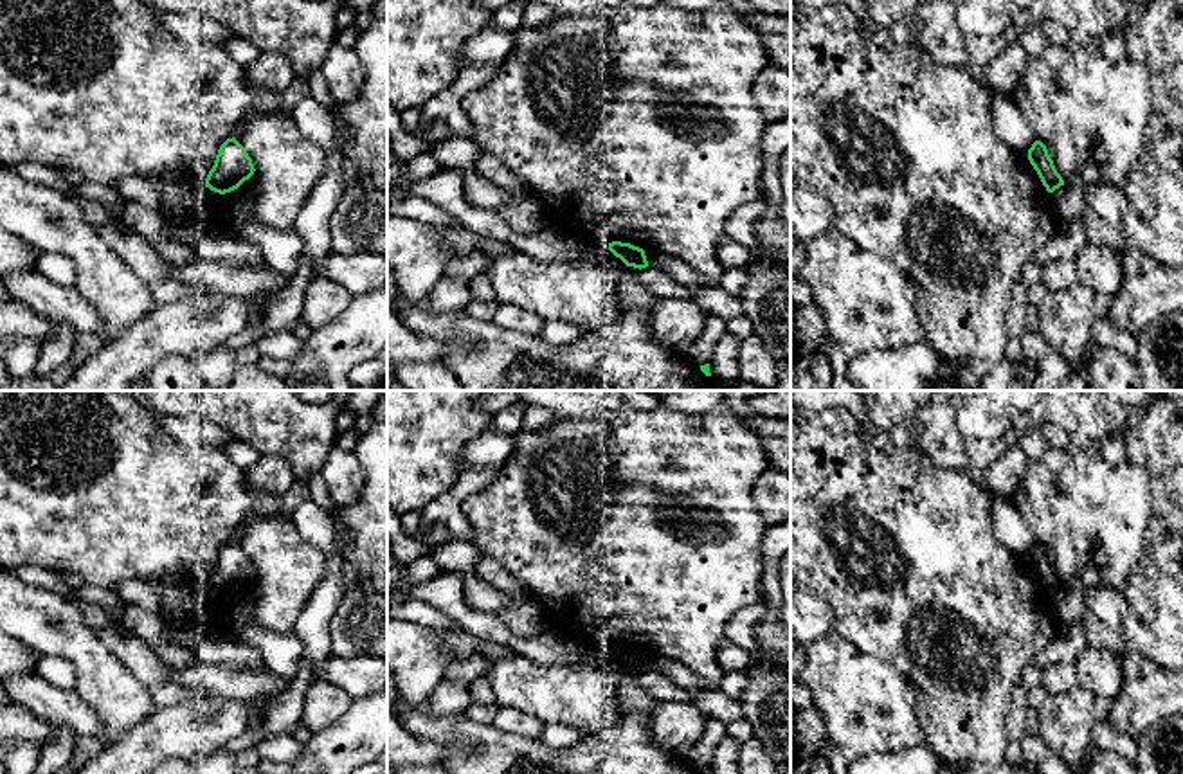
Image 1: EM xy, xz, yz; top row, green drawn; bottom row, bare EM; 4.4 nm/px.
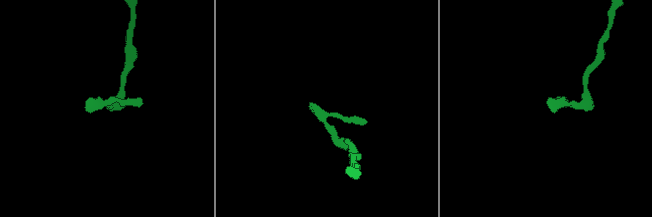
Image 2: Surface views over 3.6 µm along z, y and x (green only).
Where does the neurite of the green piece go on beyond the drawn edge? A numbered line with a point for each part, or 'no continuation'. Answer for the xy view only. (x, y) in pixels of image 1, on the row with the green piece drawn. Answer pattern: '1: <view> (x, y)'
no continuation

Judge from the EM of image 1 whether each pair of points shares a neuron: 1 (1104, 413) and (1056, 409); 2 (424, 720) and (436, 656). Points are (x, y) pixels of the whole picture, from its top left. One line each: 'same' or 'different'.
1: same
2: different

